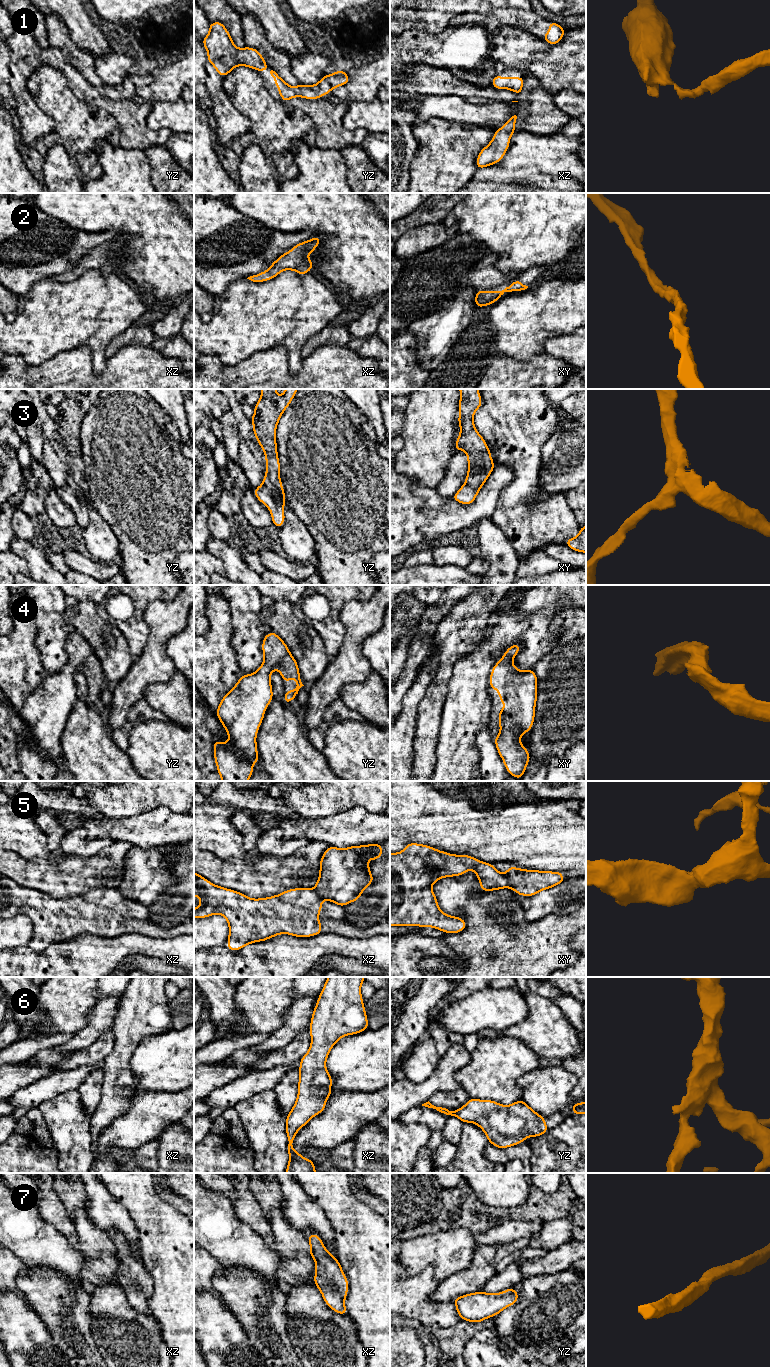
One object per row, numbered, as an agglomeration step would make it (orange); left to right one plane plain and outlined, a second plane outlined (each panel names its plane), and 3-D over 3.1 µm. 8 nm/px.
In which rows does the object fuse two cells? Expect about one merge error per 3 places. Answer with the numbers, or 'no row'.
5

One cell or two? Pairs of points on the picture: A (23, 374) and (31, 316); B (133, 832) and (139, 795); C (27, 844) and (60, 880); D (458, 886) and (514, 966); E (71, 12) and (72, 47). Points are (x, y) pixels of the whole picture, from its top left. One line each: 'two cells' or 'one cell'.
A: two cells
B: two cells
C: two cells
D: one cell
E: two cells

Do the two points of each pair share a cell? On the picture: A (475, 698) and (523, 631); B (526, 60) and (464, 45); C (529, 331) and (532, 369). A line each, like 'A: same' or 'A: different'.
A: same
B: different
C: different

